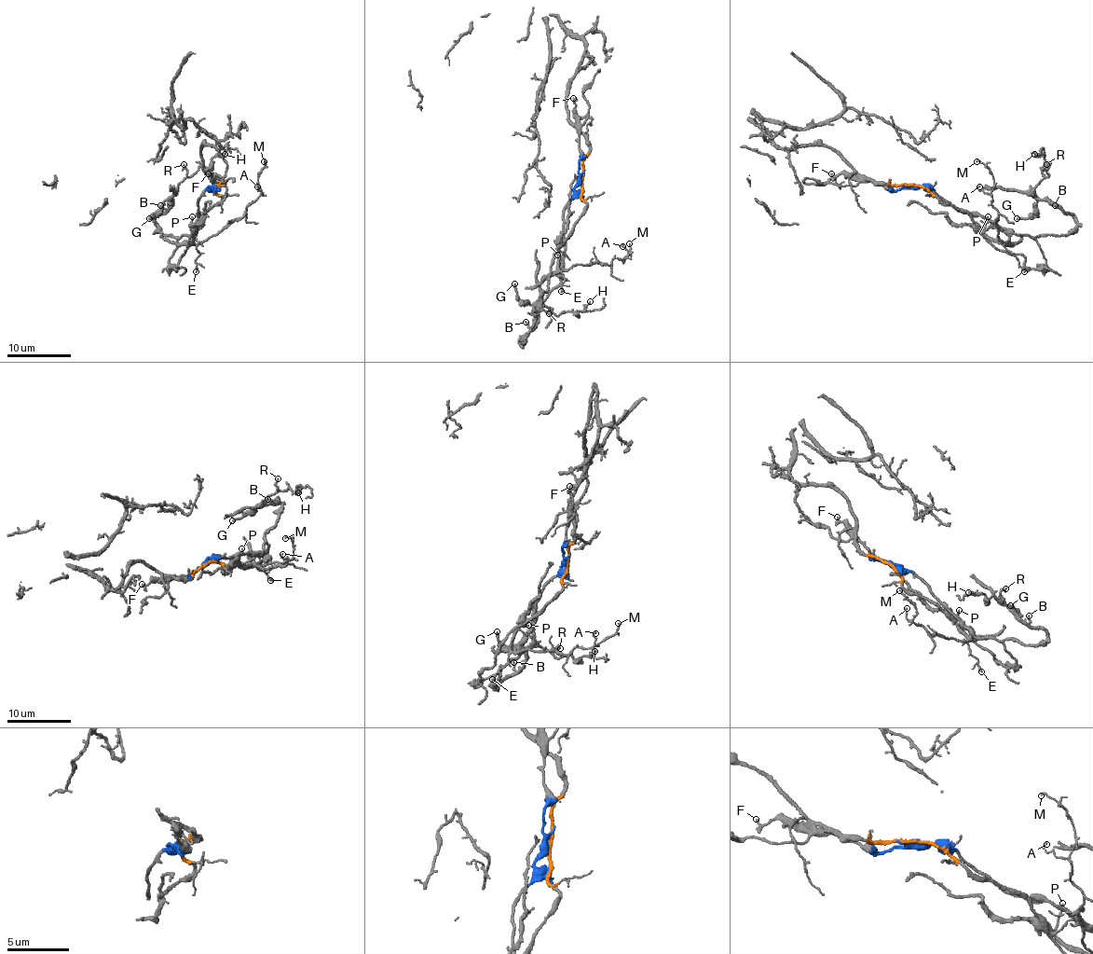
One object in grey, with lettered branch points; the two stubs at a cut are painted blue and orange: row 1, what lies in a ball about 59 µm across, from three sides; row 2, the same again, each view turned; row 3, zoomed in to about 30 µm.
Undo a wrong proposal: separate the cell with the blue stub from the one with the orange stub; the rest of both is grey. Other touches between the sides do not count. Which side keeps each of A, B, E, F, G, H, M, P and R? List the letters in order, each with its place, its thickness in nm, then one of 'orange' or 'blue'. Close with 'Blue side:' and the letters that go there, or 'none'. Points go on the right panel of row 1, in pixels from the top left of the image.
A: place (979, 186); calibre 100 nm; orange
B: place (1055, 205); calibre 150 nm; blue
E: place (1024, 271); calibre 150 nm; orange
F: place (831, 173); calibre 140 nm; blue
G: place (1017, 218); calibre 200 nm; blue
H: place (1034, 154); calibre 90 nm; blue
M: place (976, 161); calibre 120 nm; orange
P: place (988, 216); calibre 120 nm; orange
R: place (1046, 164); calibre 150 nm; blue
Blue side: B, F, G, H, R

